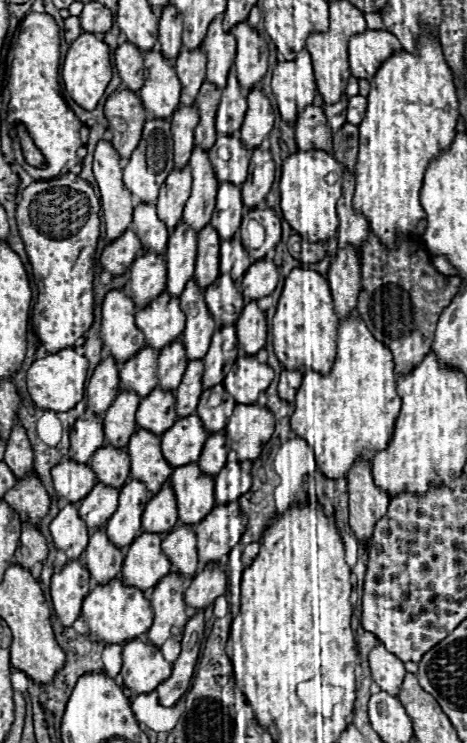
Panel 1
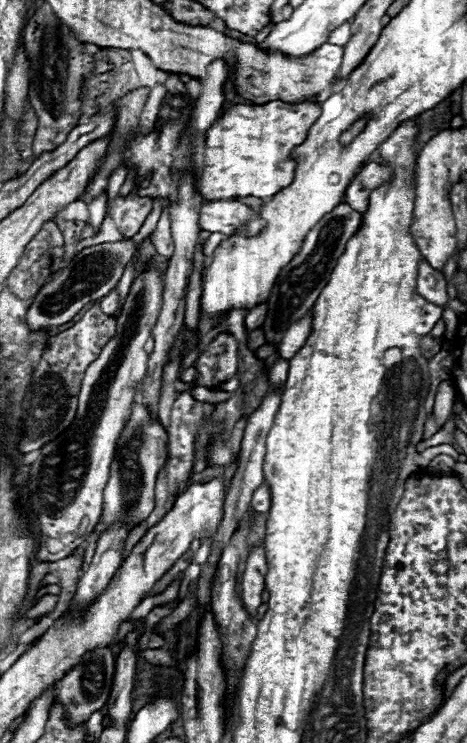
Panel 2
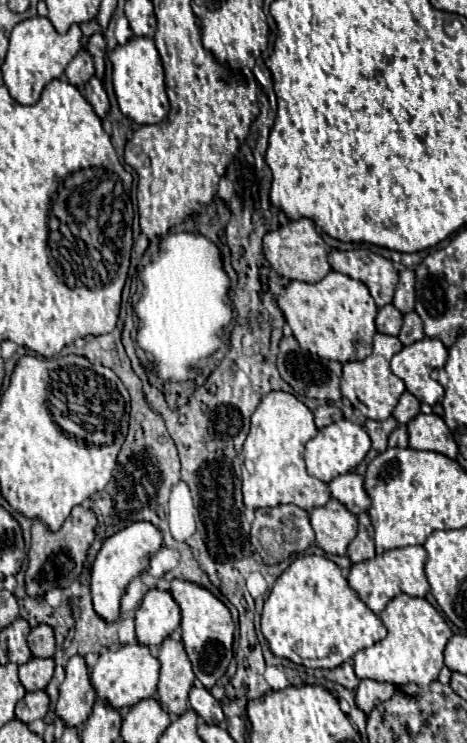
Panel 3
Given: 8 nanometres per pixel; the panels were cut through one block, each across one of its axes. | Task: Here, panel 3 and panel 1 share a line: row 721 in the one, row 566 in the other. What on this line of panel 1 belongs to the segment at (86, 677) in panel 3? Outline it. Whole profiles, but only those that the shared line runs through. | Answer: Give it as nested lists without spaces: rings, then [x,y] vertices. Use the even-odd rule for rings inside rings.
[[[66,562],[60,572],[52,574],[52,606],[62,626],[72,626],[80,616],[80,606],[90,592],[90,572],[80,562]]]

